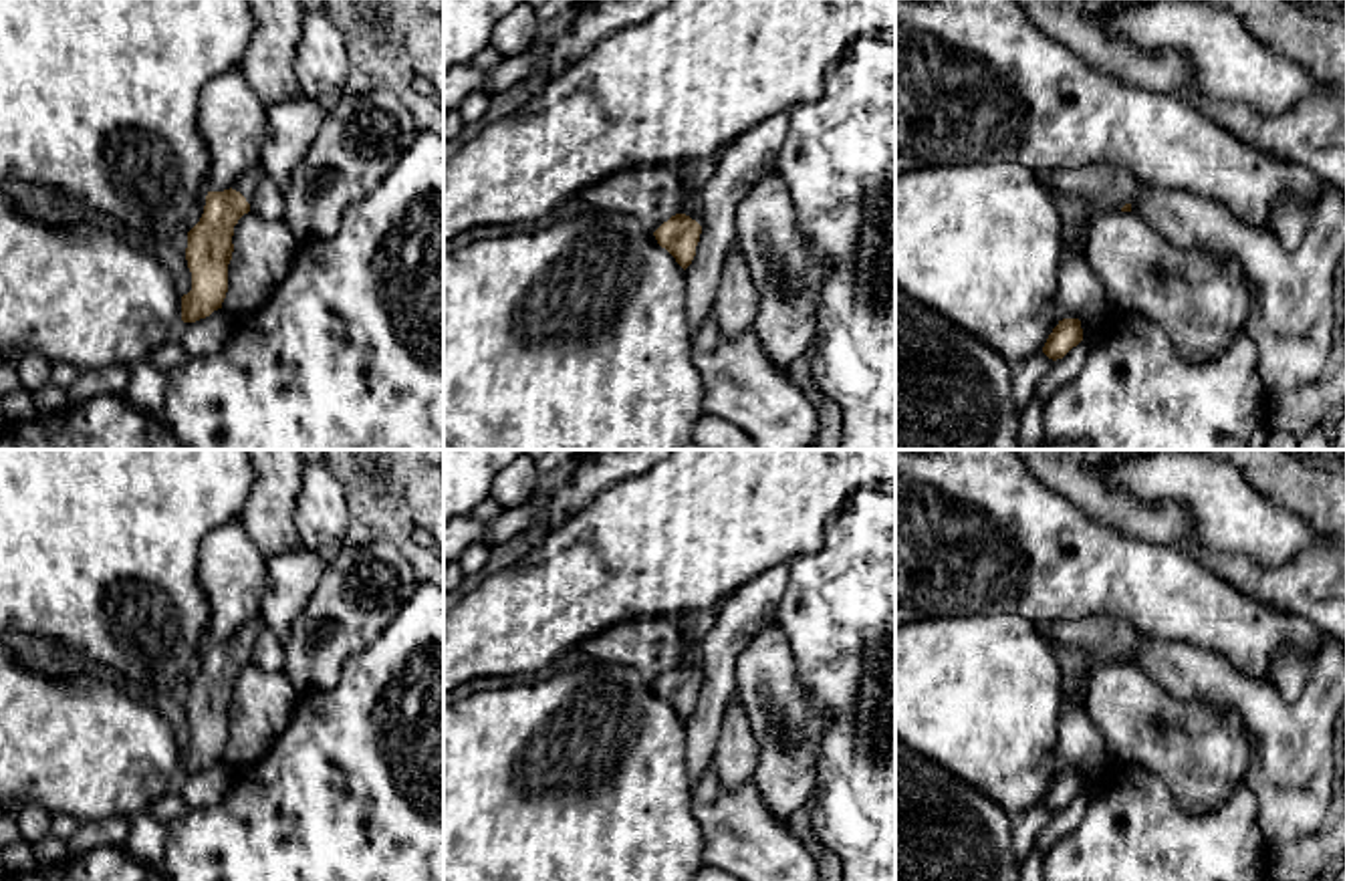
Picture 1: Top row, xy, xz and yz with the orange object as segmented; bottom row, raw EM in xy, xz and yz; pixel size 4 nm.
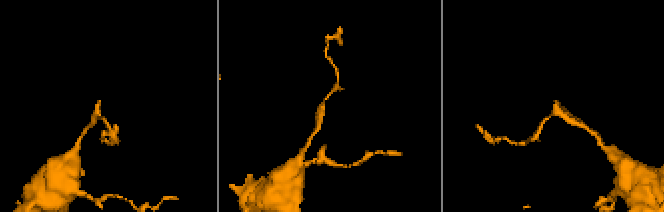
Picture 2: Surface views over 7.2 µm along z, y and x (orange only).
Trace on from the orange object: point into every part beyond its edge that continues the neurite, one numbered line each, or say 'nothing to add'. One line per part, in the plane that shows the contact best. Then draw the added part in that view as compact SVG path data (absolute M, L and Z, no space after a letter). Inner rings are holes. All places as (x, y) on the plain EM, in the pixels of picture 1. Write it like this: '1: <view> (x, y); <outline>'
1: xy (249, 632); M252 619L248 623L244 623L234 635L232 635L232 641L240 643L246 653L250 655L252 653L252 645L258 637L258 633L264 629L266 625L262 623L262 619Z

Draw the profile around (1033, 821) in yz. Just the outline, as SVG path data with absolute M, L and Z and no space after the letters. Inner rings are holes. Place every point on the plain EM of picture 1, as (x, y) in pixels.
M1043 802L1028 808L1016 823L1012 823L1012 847L1016 861L1022 865L1034 847L1036 835L1051 823L1053 810Z

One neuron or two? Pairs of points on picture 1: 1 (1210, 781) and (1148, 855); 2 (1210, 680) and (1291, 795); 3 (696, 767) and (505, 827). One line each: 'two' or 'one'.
1: two
2: one
3: two

